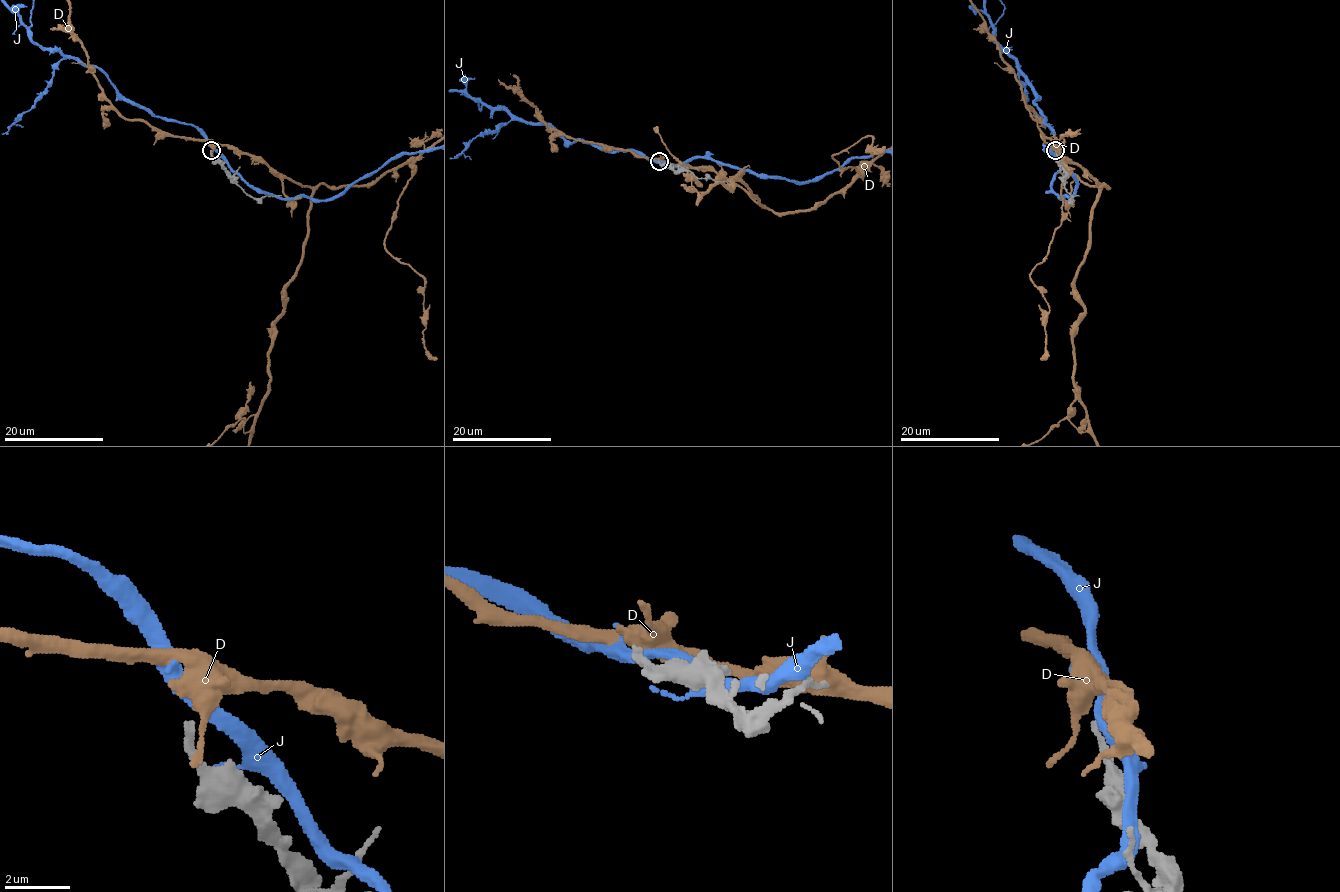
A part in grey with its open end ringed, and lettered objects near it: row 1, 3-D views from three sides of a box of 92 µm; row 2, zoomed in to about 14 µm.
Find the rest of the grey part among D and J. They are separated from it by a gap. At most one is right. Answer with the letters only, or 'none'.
none

